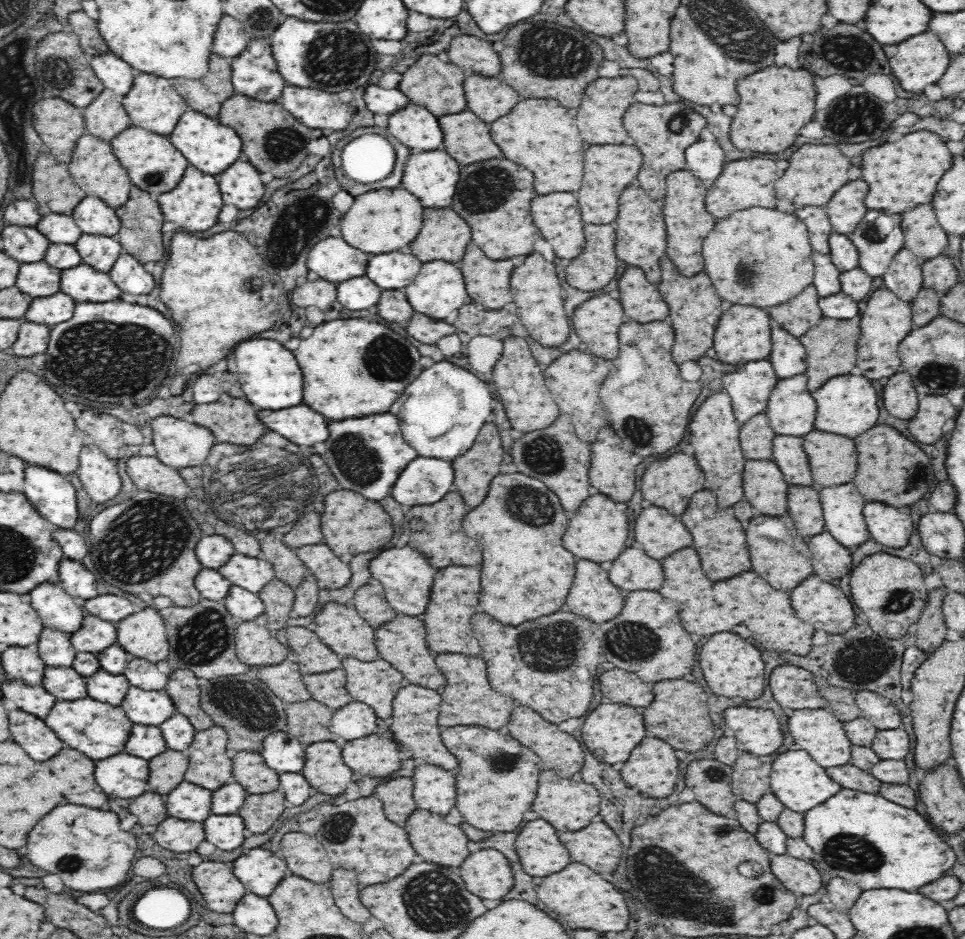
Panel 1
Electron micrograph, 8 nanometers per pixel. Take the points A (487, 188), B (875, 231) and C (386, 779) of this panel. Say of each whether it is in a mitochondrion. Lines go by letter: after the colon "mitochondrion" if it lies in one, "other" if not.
A: mitochondrion
B: mitochondrion
C: other

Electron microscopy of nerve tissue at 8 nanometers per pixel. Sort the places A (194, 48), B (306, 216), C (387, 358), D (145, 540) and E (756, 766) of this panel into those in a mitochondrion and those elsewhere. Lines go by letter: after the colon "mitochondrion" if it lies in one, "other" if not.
A: other
B: mitochondrion
C: mitochondrion
D: mitochondrion
E: other

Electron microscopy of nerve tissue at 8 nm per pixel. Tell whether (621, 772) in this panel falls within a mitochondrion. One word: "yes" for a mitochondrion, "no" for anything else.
no

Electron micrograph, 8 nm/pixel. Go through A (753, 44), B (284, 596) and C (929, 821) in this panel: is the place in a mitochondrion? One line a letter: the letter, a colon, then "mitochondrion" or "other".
A: mitochondrion
B: other
C: other

